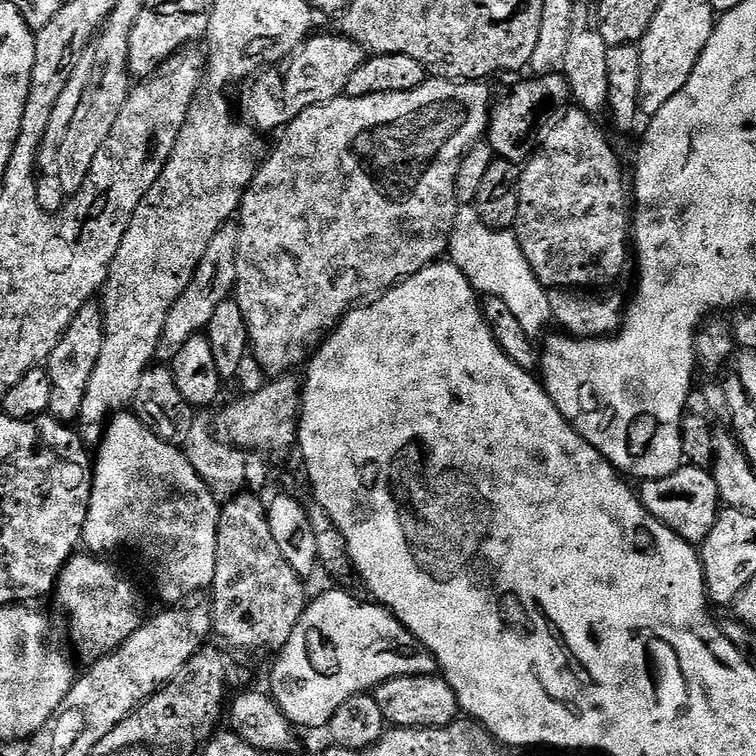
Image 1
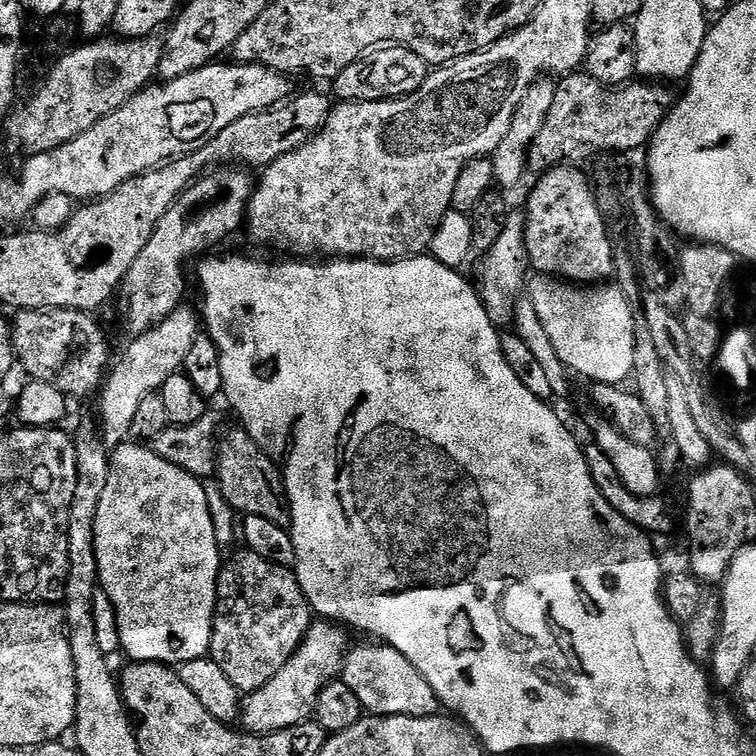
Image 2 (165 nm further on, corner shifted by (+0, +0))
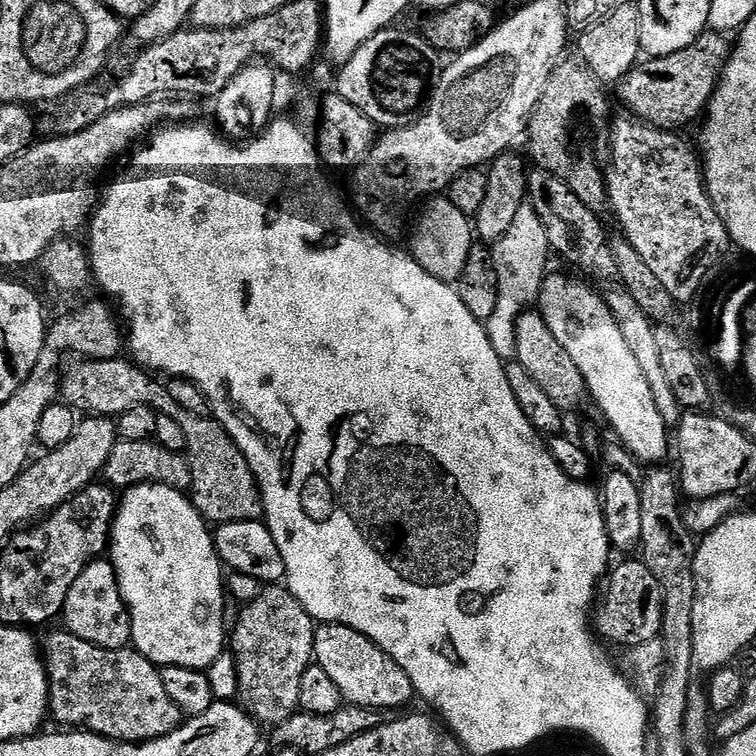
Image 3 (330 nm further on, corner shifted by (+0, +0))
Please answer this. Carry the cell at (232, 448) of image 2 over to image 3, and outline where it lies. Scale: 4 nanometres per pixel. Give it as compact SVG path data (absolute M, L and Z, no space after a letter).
M131 359L90 360L76 362L72 369L63 373L60 381L60 396L63 403L80 414L95 414L105 418L119 418L130 406L164 404L160 415L172 412L178 426L185 431L186 448L191 472L191 486L188 494L192 504L208 523L219 526L230 521L252 521L263 517L263 496L246 462L245 455L230 438L228 432L212 416L191 414L190 410L172 408L172 400L160 392L159 379L151 380L149 373Z

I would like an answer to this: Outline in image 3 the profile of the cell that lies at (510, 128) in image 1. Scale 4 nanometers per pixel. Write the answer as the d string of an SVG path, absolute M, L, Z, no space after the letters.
M705 30L686 50L678 50L678 54L669 56L657 56L645 59L633 68L629 76L625 76L618 85L620 100L629 108L631 115L635 119L643 120L646 124L653 124L656 128L661 128L667 132L679 133L680 128L687 124L692 124L696 119L699 121L705 115L708 103L712 101L712 96L716 92L716 87L720 84L720 75L728 65L728 60L732 57L733 41L725 33Z

